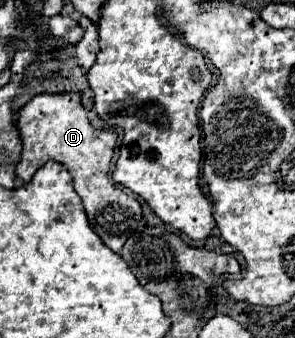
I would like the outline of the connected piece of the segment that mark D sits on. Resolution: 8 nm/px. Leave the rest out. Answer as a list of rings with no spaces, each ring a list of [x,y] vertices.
[[[40,94],[34,96],[18,114],[18,128],[22,138],[22,162],[16,168],[20,180],[30,182],[34,172],[48,160],[60,162],[74,178],[74,188],[82,198],[90,226],[104,244],[114,252],[120,252],[124,242],[136,232],[142,220],[142,208],[136,198],[124,194],[122,188],[110,182],[110,160],[116,148],[116,132],[96,130],[84,106],[80,104],[80,94]]]

